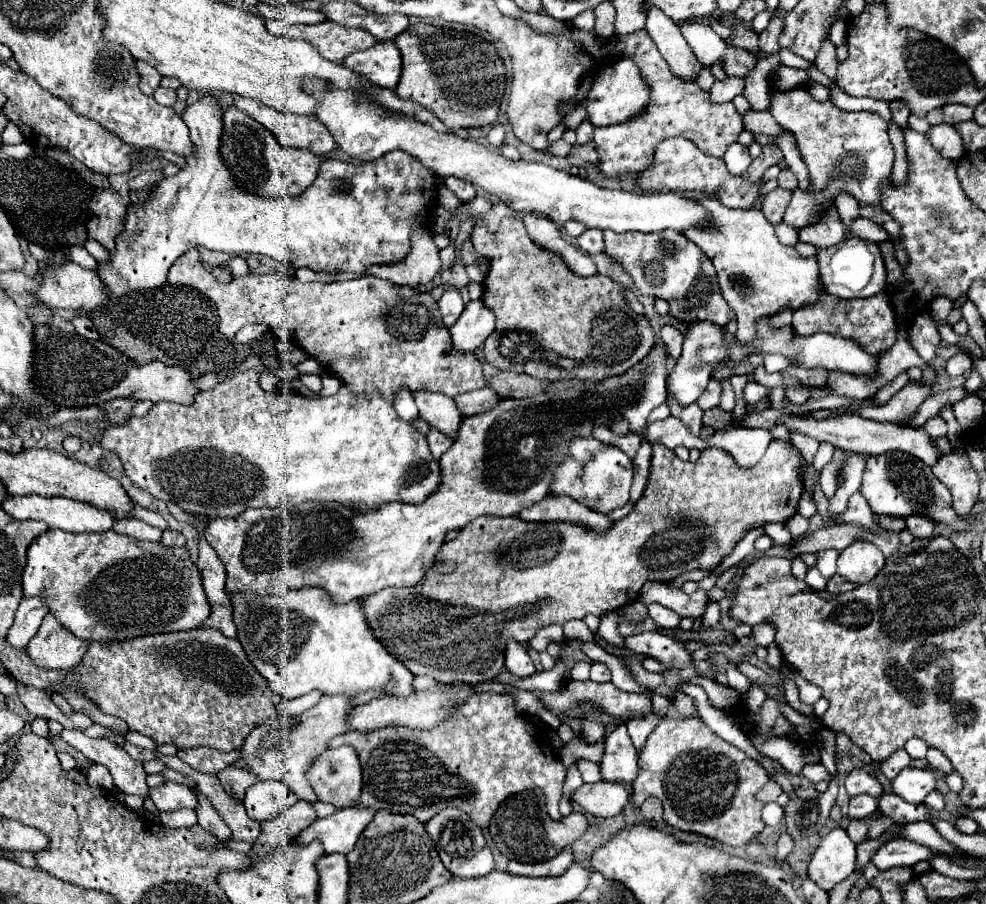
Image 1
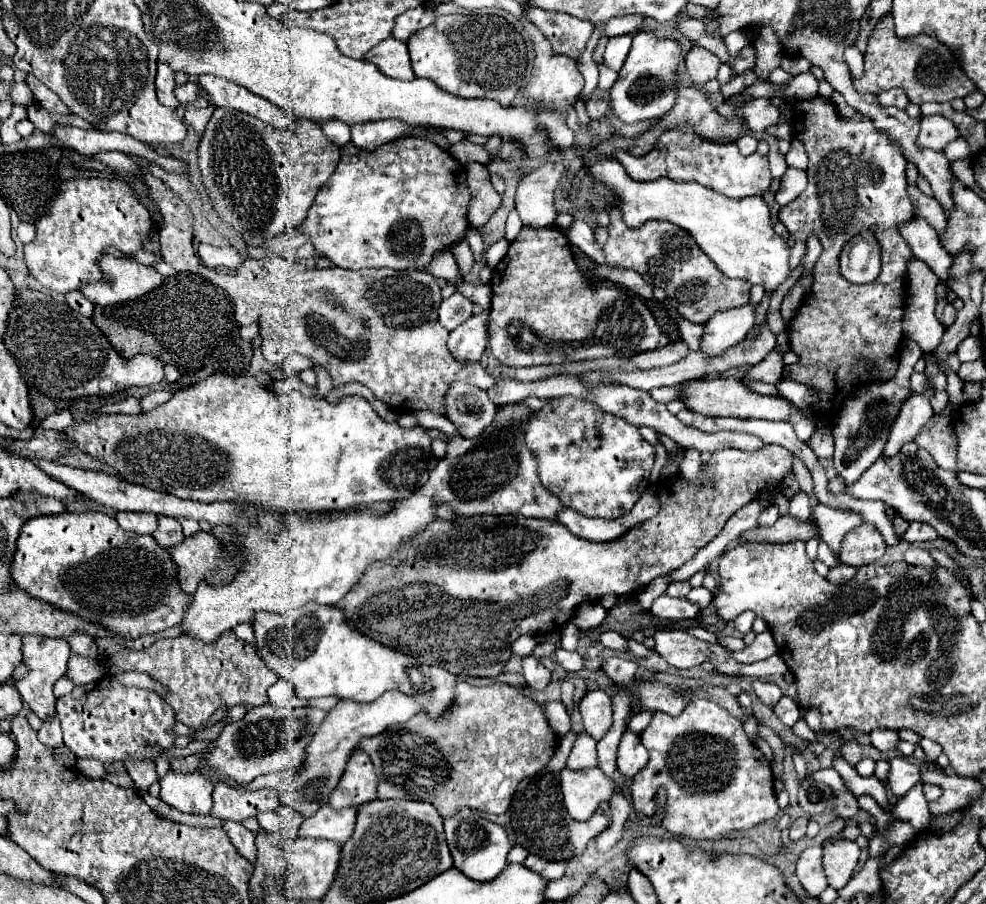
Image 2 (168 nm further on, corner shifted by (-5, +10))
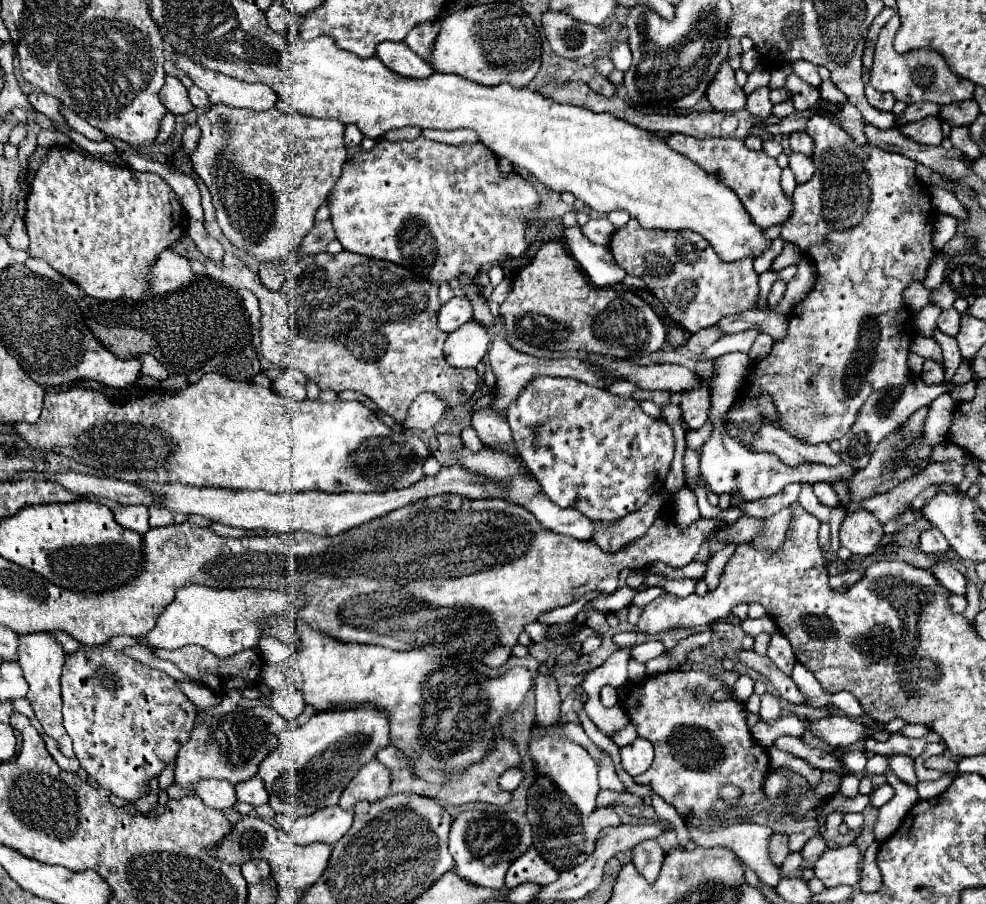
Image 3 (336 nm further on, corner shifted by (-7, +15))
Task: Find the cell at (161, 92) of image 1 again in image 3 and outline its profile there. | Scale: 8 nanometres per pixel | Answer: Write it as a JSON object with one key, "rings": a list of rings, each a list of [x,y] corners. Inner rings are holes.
{"rings":[[[194,85],[188,93],[190,93],[190,101],[194,103],[194,107],[196,107],[196,109],[208,109],[208,107],[212,105],[212,103],[208,101],[208,95],[206,95],[200,87],[196,87],[196,85]]]}

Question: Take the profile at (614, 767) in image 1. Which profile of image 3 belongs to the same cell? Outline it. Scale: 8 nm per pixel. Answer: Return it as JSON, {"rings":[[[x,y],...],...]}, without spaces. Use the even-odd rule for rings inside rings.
{"rings":[[[636,737],[630,745],[620,747],[620,755],[622,755],[622,767],[628,775],[636,777],[640,773],[644,773],[654,759],[654,747],[652,743],[648,743],[648,739]]]}

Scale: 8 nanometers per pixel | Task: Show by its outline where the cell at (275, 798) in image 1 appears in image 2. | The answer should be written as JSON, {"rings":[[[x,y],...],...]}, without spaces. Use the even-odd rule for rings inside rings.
{"rings":[[[224,784],[214,786],[214,806],[210,816],[222,820],[244,822],[246,818],[256,818],[260,812],[276,810],[280,806],[278,794],[270,788],[254,790],[254,792],[240,792],[228,788]]]}

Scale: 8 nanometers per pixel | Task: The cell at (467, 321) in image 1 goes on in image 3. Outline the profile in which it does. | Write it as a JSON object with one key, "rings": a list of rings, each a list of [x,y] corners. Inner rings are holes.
{"rings":[[[468,321],[464,327],[448,335],[444,343],[444,359],[452,367],[476,367],[488,353],[490,335],[478,321]]]}

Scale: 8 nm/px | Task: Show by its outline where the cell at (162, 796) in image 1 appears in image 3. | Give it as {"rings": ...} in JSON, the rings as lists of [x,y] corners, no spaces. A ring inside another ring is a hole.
{"rings":[[[204,779],[196,785],[196,795],[214,809],[230,809],[236,803],[236,791],[230,781],[216,781],[216,779]]]}

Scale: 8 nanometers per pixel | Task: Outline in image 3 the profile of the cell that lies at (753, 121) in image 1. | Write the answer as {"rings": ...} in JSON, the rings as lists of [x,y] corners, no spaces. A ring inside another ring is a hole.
{"rings":[[[760,87],[752,95],[748,95],[746,109],[754,117],[768,117],[772,113],[772,103],[770,103],[770,87]]]}

